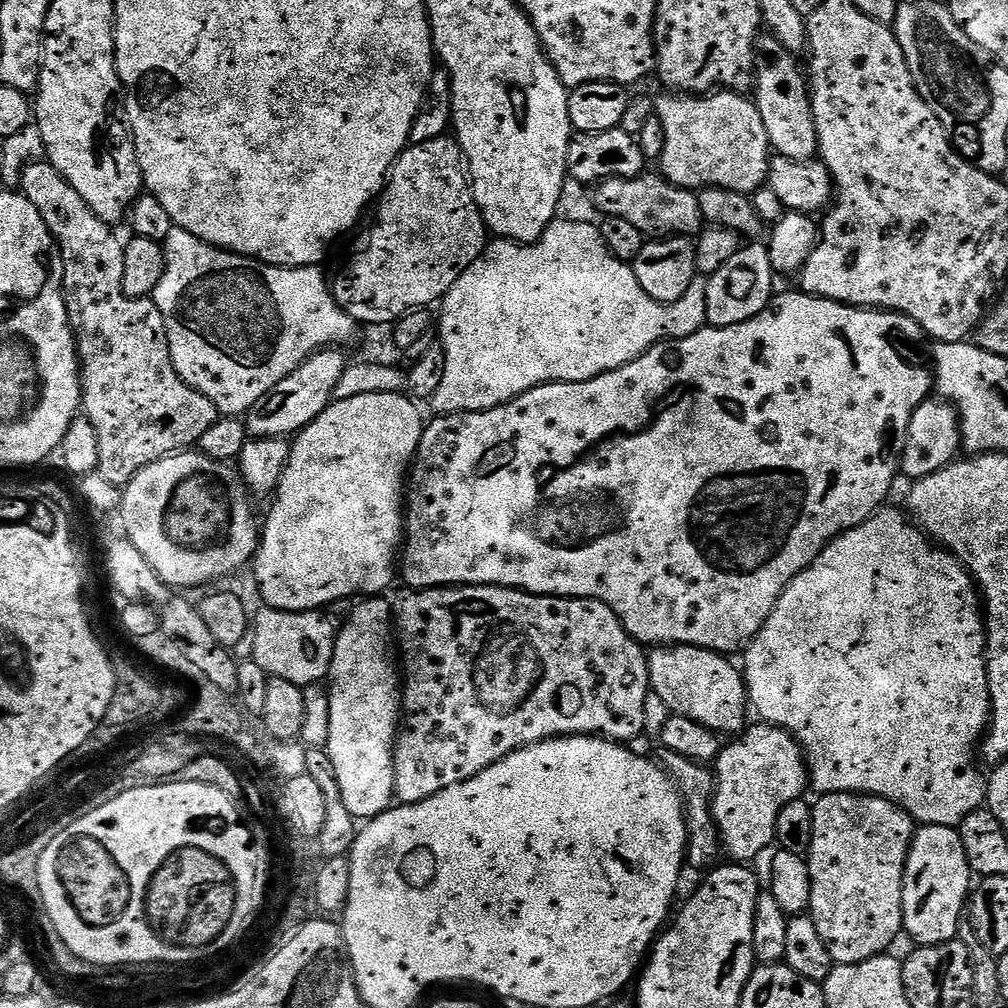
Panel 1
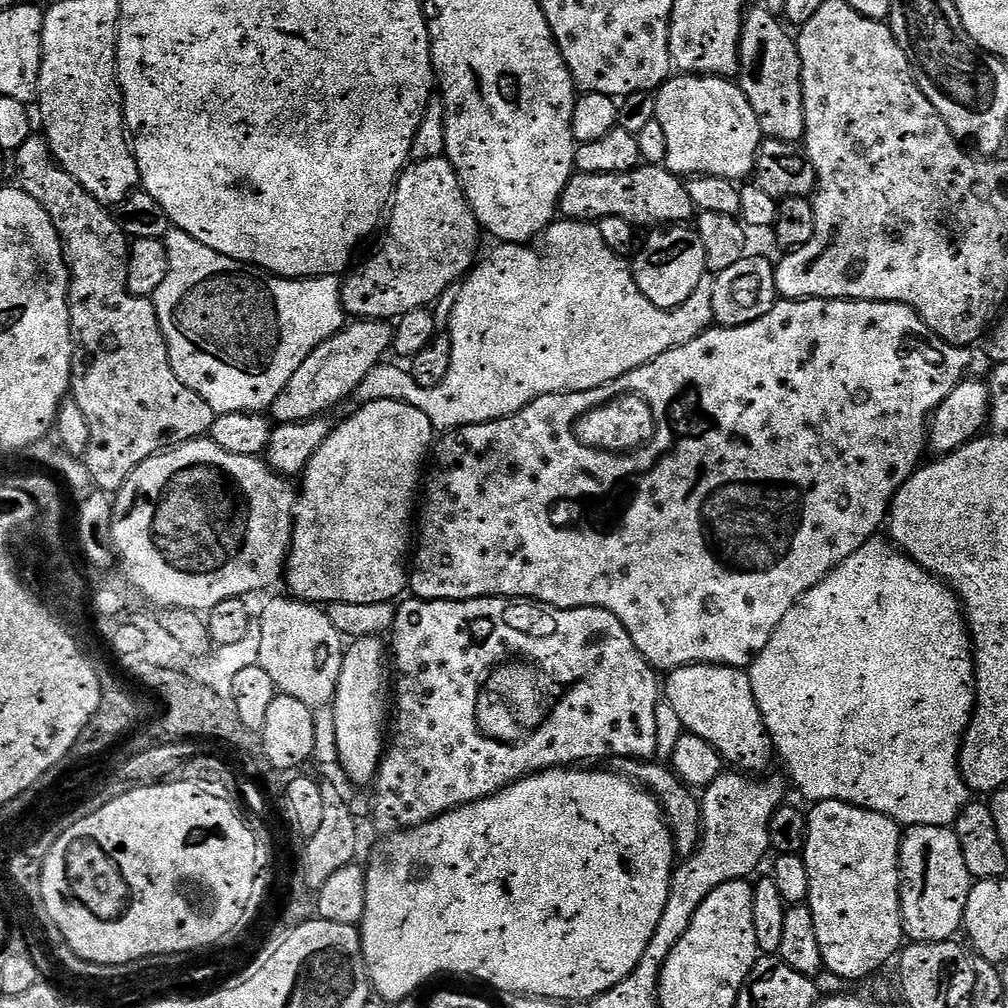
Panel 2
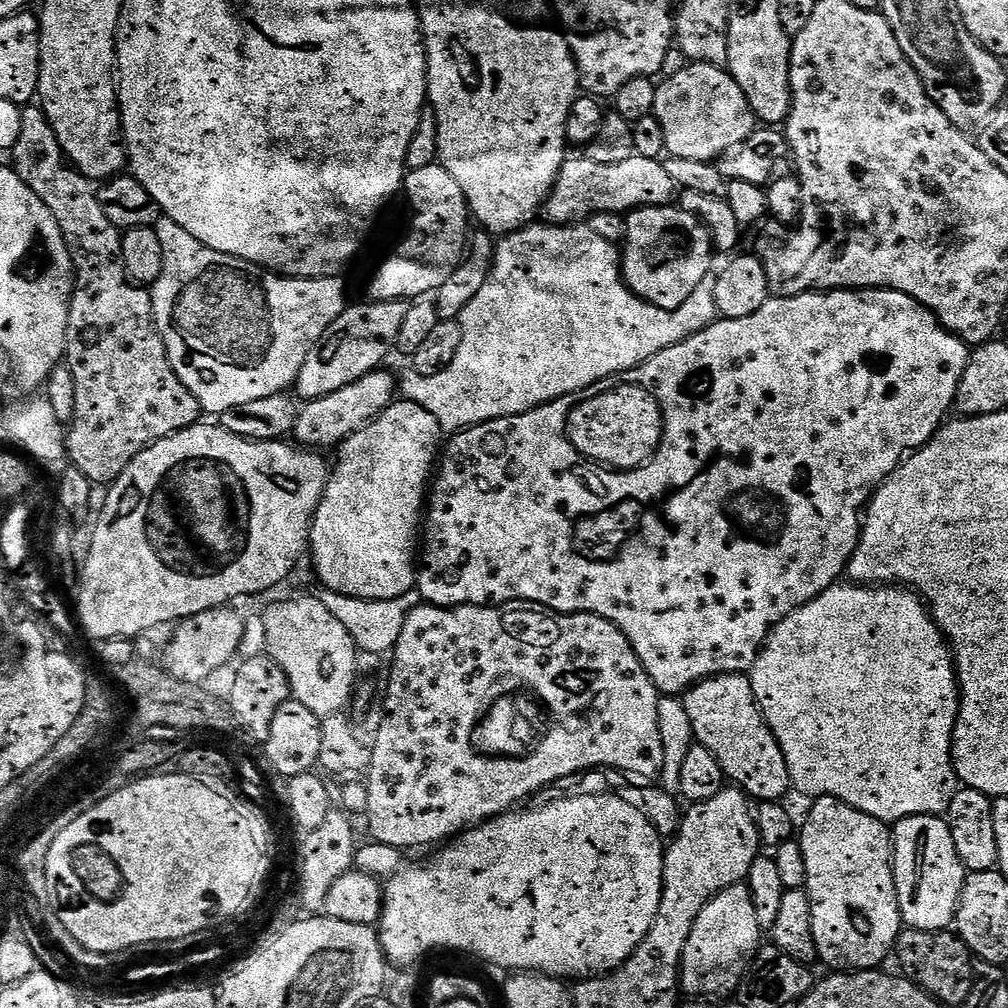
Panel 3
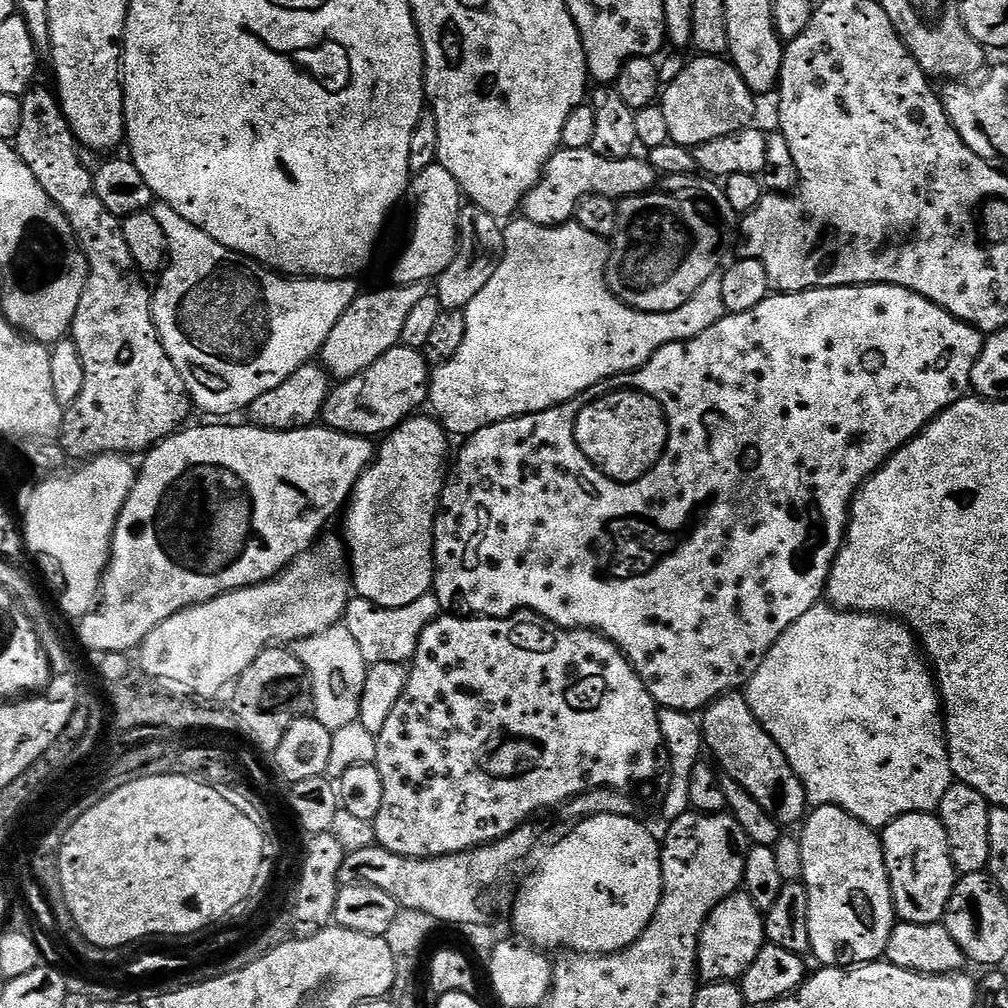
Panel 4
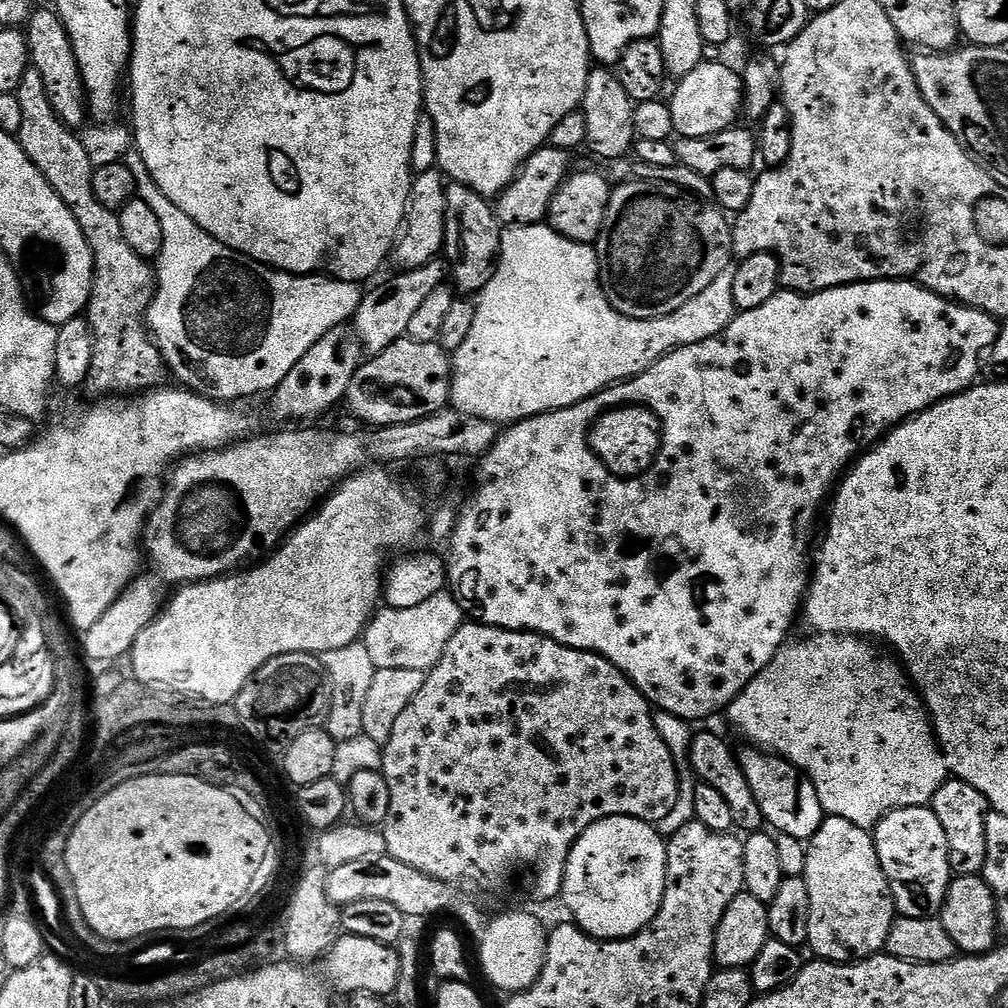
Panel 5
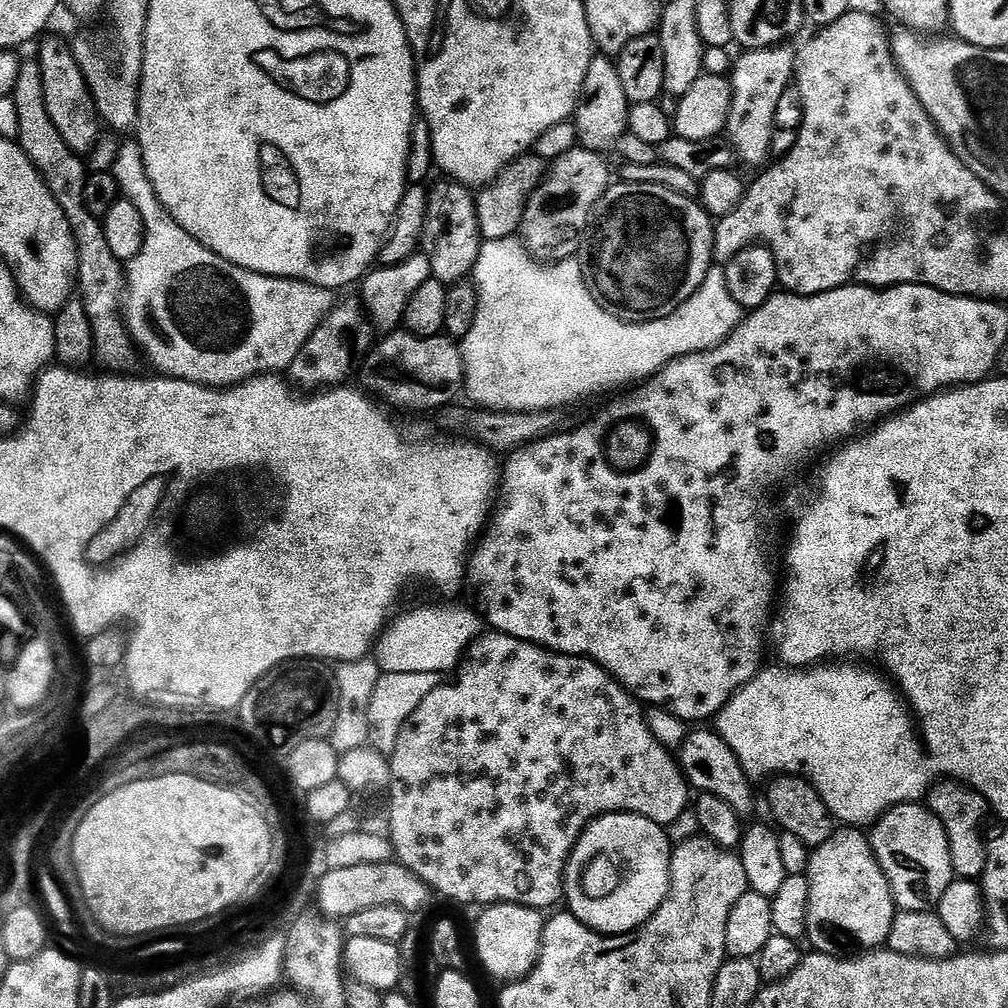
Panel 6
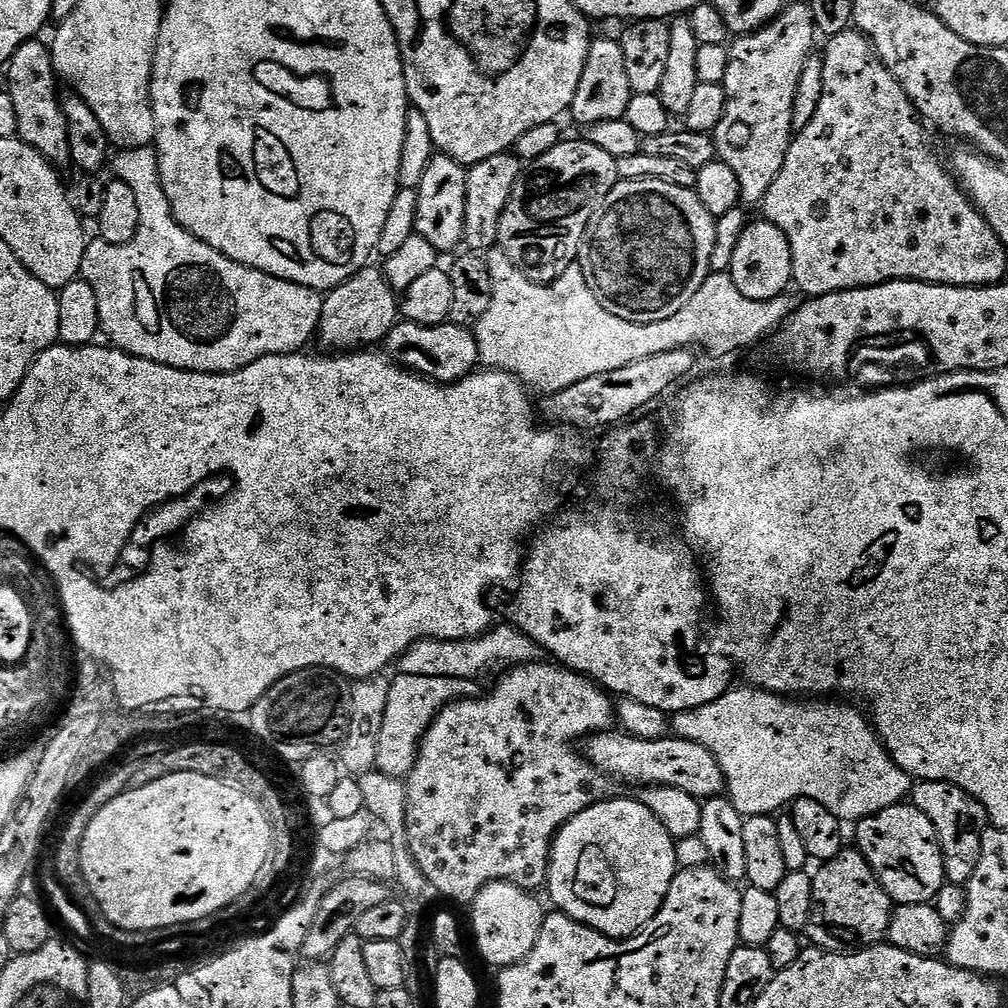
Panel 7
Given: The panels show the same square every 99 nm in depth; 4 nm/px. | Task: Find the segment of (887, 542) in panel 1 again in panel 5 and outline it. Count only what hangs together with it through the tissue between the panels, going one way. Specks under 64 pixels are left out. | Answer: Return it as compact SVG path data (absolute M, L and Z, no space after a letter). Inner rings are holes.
M834 636L831 638L812 639L816 640L810 641L809 644L789 643L787 646L781 648L780 651L776 653L775 658L773 658L772 661L769 662L766 667L762 669L762 671L760 671L760 673L758 673L749 684L747 684L746 687L744 687L742 694L738 694L735 700L728 705L726 709L726 717L728 716L729 722L732 723L733 726L736 727L746 739L748 739L747 743L749 745L755 746L769 754L784 757L784 759L789 760L789 762L793 764L793 766L795 766L796 769L801 772L801 774L808 776L810 778L810 782L814 782L814 790L818 790L818 802L822 802L822 806L824 807L825 813L827 813L828 816L846 818L846 822L854 822L854 826L872 830L875 829L876 825L879 824L880 820L882 817L884 817L884 815L887 814L887 812L892 812L895 808L922 808L931 805L934 794L938 794L940 787L942 787L942 785L948 781L950 778L950 773L948 771L948 767L946 766L946 762L944 761L944 756L940 753L940 744L938 741L936 741L936 733L932 731L932 717L929 716L928 709L924 707L924 701L920 699L920 693L917 692L915 687L913 687L913 685L910 683L905 669L901 667L901 665L897 663L895 659L892 659L893 661L883 660L883 658L876 653L877 645L864 638L857 638L854 636Z

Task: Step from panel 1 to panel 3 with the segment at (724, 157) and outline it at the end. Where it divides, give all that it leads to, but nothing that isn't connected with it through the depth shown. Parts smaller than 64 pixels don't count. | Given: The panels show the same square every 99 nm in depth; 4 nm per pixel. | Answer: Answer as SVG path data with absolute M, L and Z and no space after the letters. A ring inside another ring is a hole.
M692 62L689 68L680 68L669 80L660 80L656 86L654 110L652 115L658 118L662 126L662 134L666 134L666 153L674 158L690 158L694 162L715 162L720 157L739 148L756 131L758 121L752 113L750 102L746 102L746 94L742 94L742 86L734 82L734 78L723 67L714 64Z

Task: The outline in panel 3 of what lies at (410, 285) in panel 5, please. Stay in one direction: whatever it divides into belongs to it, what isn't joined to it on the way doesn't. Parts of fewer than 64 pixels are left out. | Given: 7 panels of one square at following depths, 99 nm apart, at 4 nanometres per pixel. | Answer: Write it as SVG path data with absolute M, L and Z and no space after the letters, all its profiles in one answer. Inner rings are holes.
M402 300L367 303L357 308L345 308L327 339L308 357L294 385L295 395L301 401L321 400L336 390L342 390L344 386L358 382L366 374L377 371L383 365L380 363L394 352L398 330L402 330L408 304Z

